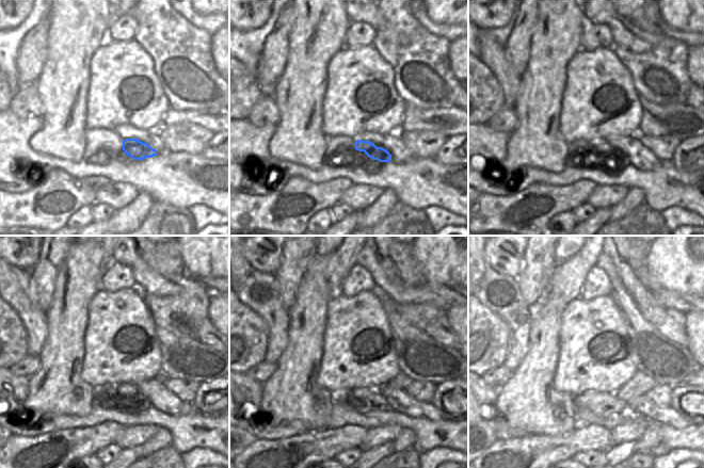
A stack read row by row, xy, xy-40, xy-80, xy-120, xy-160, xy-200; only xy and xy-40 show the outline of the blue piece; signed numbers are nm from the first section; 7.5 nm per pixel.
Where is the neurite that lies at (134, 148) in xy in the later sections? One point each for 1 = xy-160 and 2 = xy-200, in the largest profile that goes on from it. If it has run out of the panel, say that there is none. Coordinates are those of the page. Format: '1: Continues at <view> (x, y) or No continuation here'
1: Continues at xy-160 (363, 400)
2: Continues at xy-200 (602, 404).

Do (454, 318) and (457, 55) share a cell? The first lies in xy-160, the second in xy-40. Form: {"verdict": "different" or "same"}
{"verdict": "same"}

